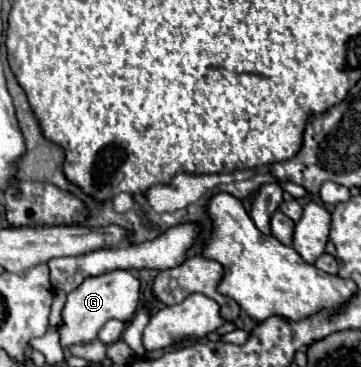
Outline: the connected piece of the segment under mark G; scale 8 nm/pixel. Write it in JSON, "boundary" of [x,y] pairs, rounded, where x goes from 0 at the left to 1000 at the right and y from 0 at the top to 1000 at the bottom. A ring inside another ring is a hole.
{"boundary":[[[319,733],[285,749],[241,755],[208,793],[186,804],[186,826],[175,842],[175,875],[180,886],[163,896],[169,907],[169,946],[186,951],[213,935],[247,935],[269,918],[274,896],[302,875],[302,869],[330,869],[330,875],[357,875],[380,837],[385,837],[385,804],[391,804],[391,777],[385,760],[363,738]]]}

